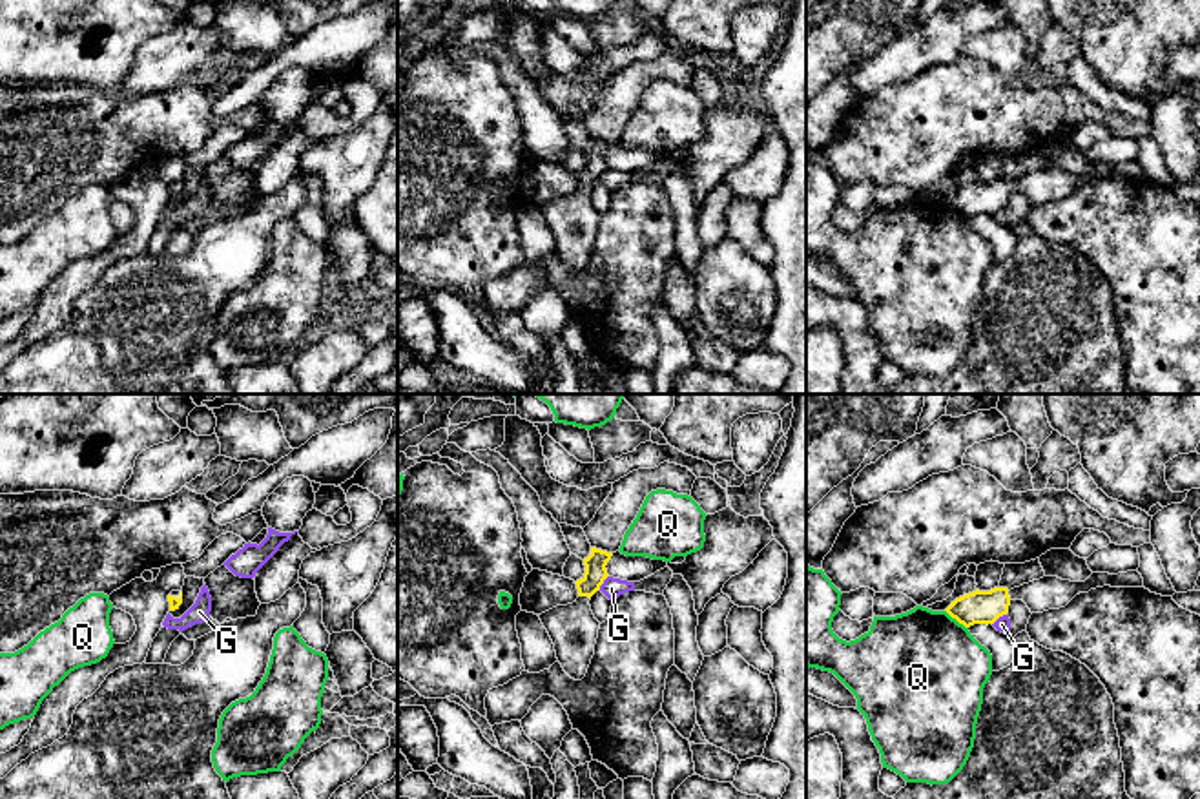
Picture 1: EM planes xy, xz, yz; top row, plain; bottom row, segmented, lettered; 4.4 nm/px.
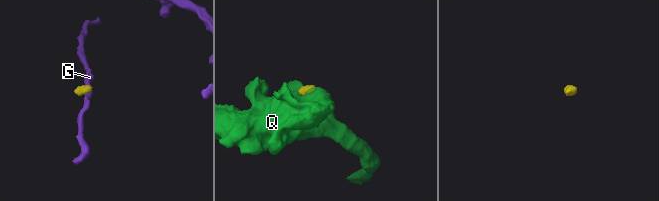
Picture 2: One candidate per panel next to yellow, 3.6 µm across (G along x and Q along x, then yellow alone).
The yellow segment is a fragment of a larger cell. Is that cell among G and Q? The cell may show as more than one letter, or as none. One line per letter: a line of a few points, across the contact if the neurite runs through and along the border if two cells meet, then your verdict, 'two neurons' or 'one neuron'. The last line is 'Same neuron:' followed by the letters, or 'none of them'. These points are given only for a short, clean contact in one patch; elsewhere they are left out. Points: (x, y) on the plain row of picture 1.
G: yz (1005, 205), (993, 216) | two neurons
Q: yz (945, 201), (967, 219) | two neurons
Same neuron: none of them

